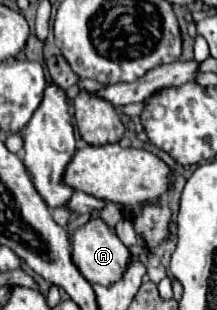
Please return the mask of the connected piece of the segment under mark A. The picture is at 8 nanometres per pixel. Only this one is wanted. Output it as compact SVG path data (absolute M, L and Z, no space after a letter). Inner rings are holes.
M101 219L89 221L83 227L79 227L71 235L71 247L73 247L73 261L79 267L79 271L83 273L83 277L89 283L99 283L99 285L113 285L113 283L121 281L123 273L127 271L131 257L133 257L131 251L115 235L115 229L107 227Z

